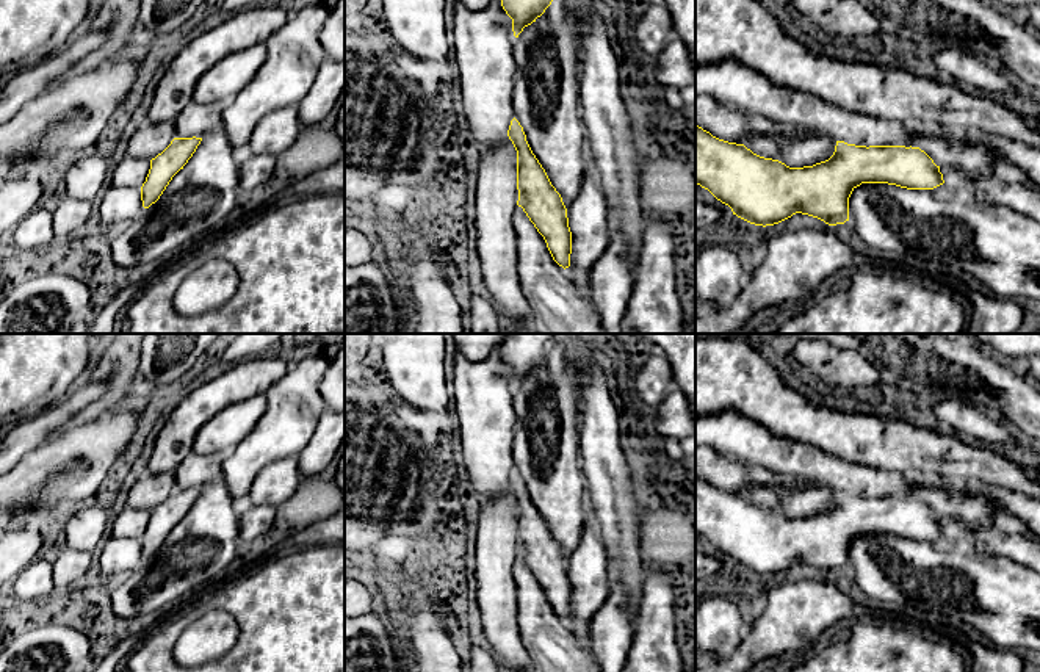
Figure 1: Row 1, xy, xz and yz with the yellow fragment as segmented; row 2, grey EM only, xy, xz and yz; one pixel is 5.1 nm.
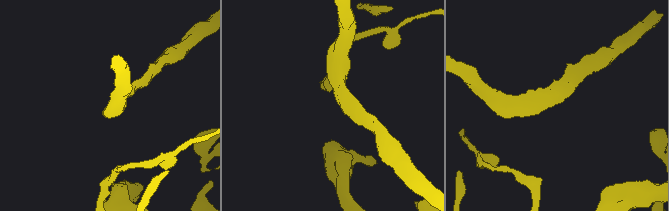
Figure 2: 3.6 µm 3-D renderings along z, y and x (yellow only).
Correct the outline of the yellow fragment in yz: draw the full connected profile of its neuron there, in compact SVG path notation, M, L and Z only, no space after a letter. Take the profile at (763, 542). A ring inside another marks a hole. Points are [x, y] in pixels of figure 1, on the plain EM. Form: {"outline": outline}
{"outline": "M695 476L695 534L728 556L738 569L755 576L774 576L796 564L829 576L849 572L849 548L861 534L888 534L907 540L933 540L944 534L940 517L919 498L855 497L836 492L833 506L821 514L789 518L728 493Z"}

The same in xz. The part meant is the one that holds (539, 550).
{"outline": "M515 468L511 471L507 487L517 501L517 556L543 587L553 611L565 620L570 617L572 583L562 548L533 504Z"}

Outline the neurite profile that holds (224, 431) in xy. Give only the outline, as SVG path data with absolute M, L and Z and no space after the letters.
M265 395L222 409L196 434L193 451L199 454L229 454L257 426L265 410Z

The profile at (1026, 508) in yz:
M962 482L960 489L976 497L987 497L991 503L991 512L1007 512L1020 518L1032 533L1040 536L1038 498L1017 490L973 482Z

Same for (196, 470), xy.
M191 451L174 470L175 489L202 489L221 481L224 454L199 454Z

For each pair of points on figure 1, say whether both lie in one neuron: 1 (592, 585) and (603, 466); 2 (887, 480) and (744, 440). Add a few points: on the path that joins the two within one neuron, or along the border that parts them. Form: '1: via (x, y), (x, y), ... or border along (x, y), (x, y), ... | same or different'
1: border along (591, 516), (603, 544), (608, 566) | different
2: via (851, 478), (780, 455) | same

